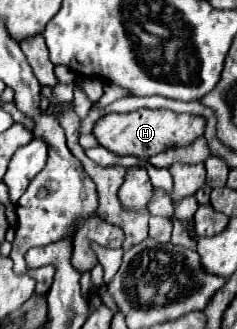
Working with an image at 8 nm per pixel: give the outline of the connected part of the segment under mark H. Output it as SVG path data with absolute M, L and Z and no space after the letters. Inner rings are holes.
M135 110L127 114L109 114L103 116L95 128L93 136L99 140L99 144L115 154L133 154L137 158L149 160L151 156L175 148L175 146L187 146L205 132L205 118L193 116L193 114L177 114L169 110Z

